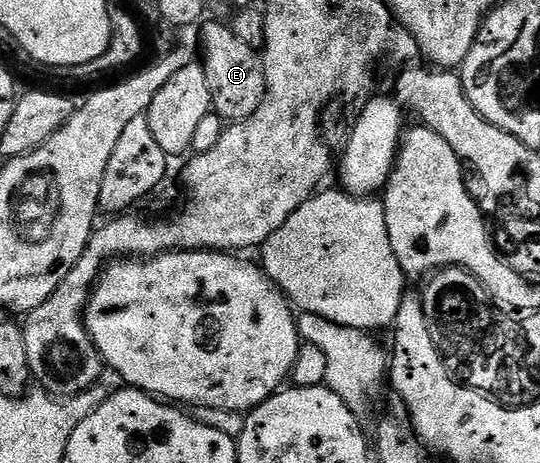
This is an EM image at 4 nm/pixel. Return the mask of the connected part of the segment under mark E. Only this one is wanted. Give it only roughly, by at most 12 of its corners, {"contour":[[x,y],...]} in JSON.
{"contour":[[230,24],[200,31],[211,104],[224,122],[255,114],[267,90],[260,50]]}

